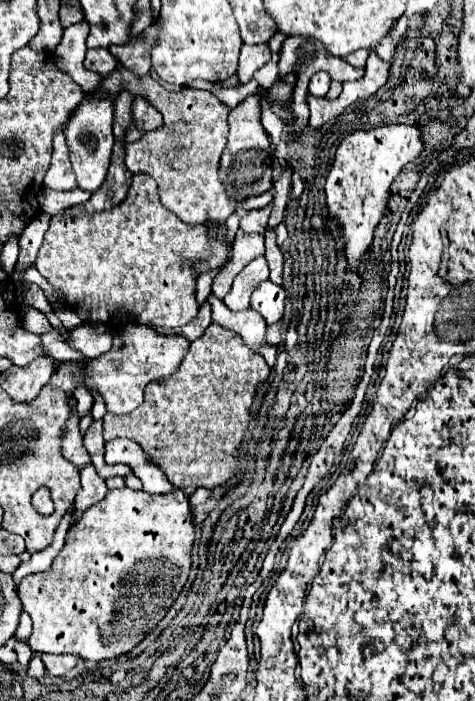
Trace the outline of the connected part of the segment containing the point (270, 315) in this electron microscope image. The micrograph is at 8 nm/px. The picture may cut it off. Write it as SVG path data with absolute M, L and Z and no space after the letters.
M262 282L252 292L252 308L262 314L266 324L274 324L284 316L284 290L272 282Z

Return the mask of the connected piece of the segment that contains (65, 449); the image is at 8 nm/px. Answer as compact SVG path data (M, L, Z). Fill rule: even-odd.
M70 394L68 396L70 400L70 408L72 408L72 414L70 414L70 420L66 422L64 426L64 438L62 438L62 454L66 456L68 462L72 462L78 472L82 468L86 468L88 464L92 464L86 448L82 446L82 434L80 434L80 416L76 412L76 398Z

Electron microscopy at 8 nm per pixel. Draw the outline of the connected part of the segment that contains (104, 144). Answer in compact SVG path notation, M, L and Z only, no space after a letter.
M102 98L102 100L82 100L78 108L74 110L66 132L68 148L70 148L70 160L74 174L78 178L78 188L86 192L94 192L98 186L102 186L108 164L110 164L110 154L114 146L114 134L112 134L112 116L114 116L114 100Z

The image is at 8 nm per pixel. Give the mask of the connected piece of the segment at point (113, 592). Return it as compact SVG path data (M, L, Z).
M120 488L110 490L102 502L90 506L68 530L66 544L54 558L52 566L40 574L22 578L18 586L20 602L34 622L30 636L32 652L74 654L84 660L102 662L128 654L136 644L140 644L146 638L144 624L148 630L158 626L190 576L196 528L188 498L190 496L180 488L170 494L154 496L144 490L134 492L130 488Z

